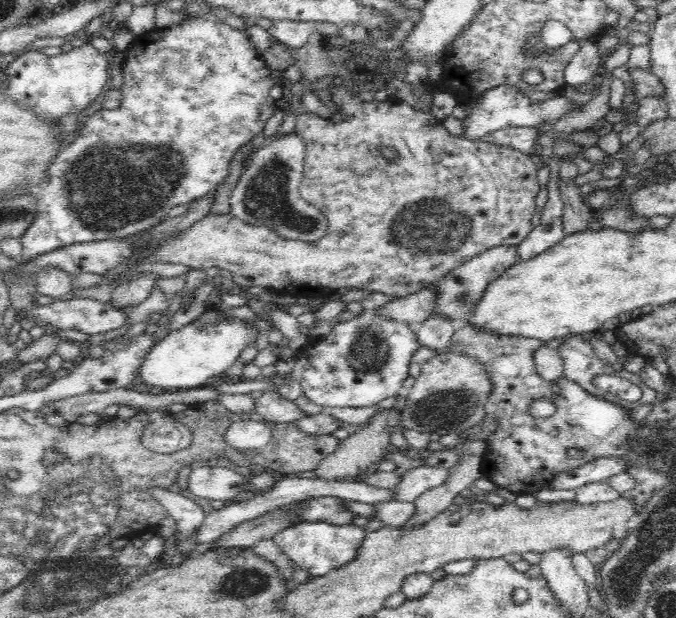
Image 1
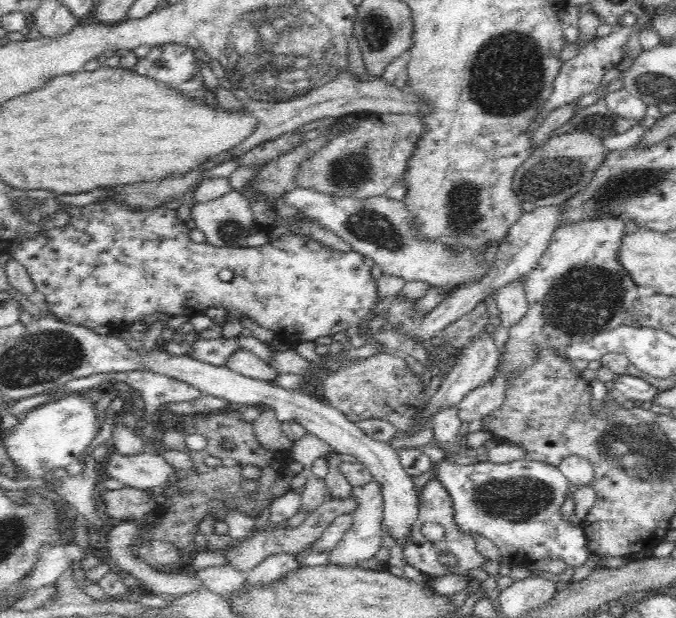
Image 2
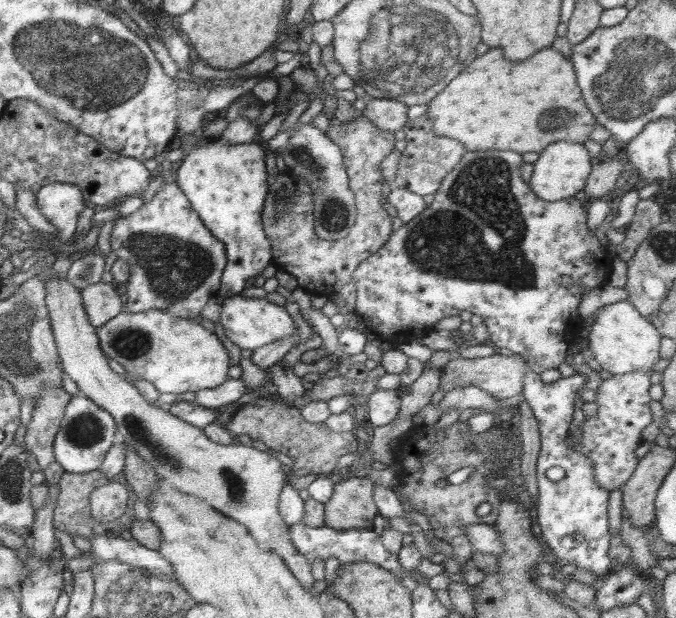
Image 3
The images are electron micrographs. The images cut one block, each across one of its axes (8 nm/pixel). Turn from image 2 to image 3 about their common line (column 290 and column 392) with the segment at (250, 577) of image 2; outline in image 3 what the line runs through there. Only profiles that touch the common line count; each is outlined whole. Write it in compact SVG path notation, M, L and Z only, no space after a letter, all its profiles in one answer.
M300 522L289 526L289 533L290 541L294 543L296 551L304 555L310 563L318 559L324 559L326 561L330 557L338 559L340 566L348 565L348 563L372 562L374 565L394 573L409 590L410 594L416 588L417 582L408 573L402 572L402 566L400 565L398 556L384 548L381 535L377 534L374 530L336 530L326 525L312 528Z

